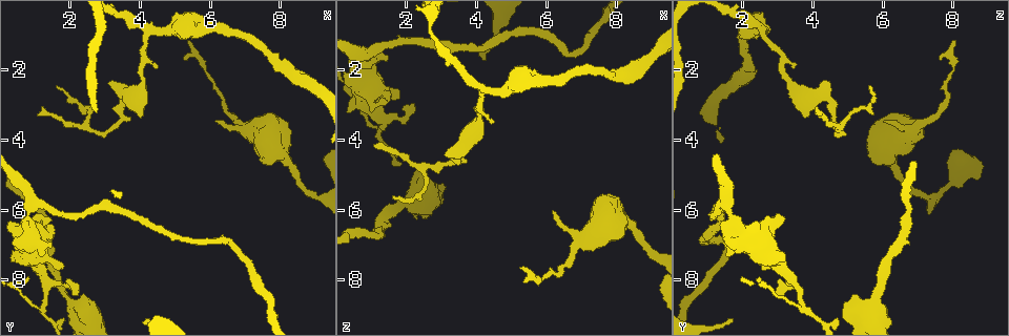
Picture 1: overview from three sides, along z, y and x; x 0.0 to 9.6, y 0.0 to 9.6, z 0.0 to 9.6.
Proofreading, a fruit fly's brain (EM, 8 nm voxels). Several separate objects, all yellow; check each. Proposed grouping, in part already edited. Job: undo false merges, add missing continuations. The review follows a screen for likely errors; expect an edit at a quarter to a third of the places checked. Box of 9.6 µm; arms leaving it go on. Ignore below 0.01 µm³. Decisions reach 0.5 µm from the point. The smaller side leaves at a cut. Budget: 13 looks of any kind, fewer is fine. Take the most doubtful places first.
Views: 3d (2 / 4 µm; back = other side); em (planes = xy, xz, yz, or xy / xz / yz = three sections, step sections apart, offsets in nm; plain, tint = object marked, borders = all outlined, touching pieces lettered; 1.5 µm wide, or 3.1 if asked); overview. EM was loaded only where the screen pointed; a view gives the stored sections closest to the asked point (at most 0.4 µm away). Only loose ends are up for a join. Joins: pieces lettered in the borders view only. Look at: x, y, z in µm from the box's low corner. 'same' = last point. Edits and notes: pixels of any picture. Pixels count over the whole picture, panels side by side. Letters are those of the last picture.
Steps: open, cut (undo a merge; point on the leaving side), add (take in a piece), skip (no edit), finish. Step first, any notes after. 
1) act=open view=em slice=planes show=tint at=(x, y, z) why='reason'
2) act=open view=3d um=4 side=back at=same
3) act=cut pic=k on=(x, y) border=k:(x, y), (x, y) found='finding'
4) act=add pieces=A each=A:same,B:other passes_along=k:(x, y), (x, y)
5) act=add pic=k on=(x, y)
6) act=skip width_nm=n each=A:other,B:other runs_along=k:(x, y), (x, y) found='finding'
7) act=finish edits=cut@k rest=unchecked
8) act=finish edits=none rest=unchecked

act=open view=em slice=xy step=8 show=tint at=(6.15, 3.45, 6.00) why='an open end'

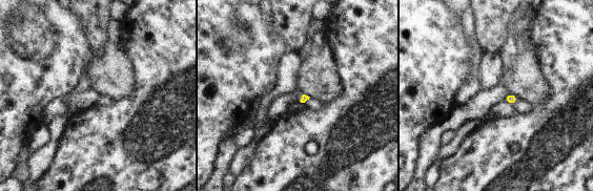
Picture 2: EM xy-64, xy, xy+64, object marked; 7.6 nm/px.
act=open view=em slice=planes show=borders at=same

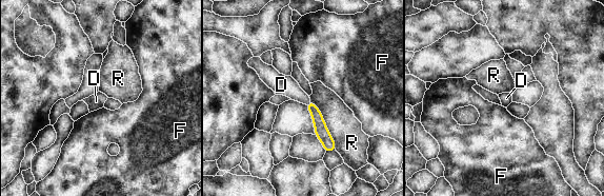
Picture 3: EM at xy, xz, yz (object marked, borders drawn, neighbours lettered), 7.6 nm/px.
act=add pieces=D each=D:same,F:other,R:other found='the neuron continues'

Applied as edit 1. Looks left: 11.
act=open view=3d um=2 at=(1.30, 8.80, 3.75) why='two arms in line, one across'

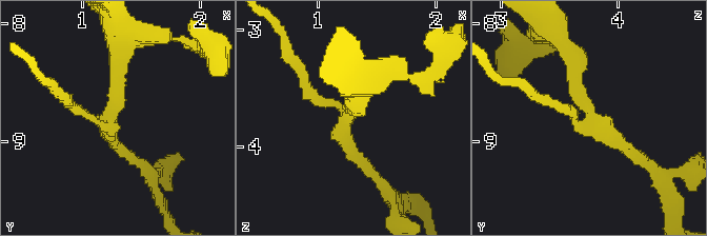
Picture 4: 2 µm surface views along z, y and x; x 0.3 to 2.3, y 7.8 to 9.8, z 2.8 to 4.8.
act=open view=em slice=planes show=borders at=(1.26, 8.78, 3.74) arms=3

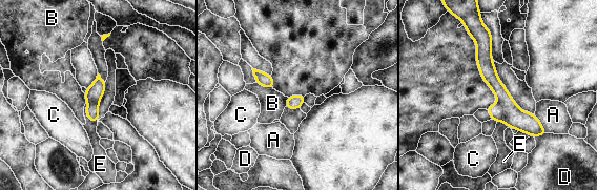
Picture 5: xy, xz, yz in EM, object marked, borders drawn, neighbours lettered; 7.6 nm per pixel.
act=skip each=A:other,B:other,C:other,D:other,E:other found='all the same neuron'

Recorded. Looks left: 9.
act=open view=3d um=4 at=(1.40, 7.10, 1.75) why='branch stops here'

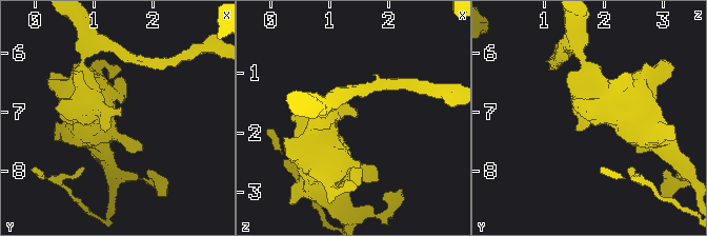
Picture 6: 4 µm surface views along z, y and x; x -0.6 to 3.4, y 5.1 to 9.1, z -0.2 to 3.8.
act=open view=em slice=planes show=tint at=(1.50, 7.10, 1.65)

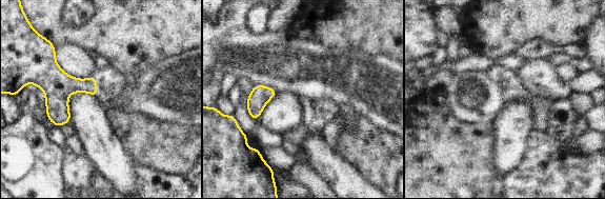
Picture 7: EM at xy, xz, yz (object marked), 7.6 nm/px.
act=open view=em slice=planes show=borders at=same why='see the neighbours'

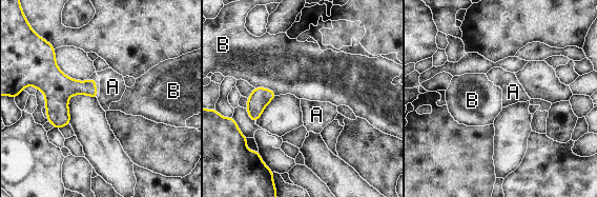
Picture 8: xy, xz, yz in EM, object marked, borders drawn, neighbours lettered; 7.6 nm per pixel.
act=add pieces=A longest_contact=B:190nm each=A:same,B:other found='it goes on there'

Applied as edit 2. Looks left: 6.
act=open view=em slice=yz step=4 show=borders at=(4.30, 0.85, 2.60) why='abrupt turn'

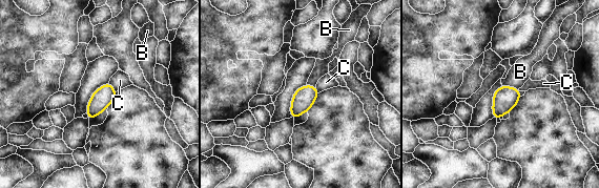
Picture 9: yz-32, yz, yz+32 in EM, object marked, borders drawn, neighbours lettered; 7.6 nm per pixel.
act=skip longest_contact=B:130nm each=B:other,C:other border=9:(109, 82), (116, 91) found='continuous, no second neuron'

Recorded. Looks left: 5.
act=open view=em slice=xz step=8 show=tint at=(6.60, 7.00, 1.60) why='sharp bend'

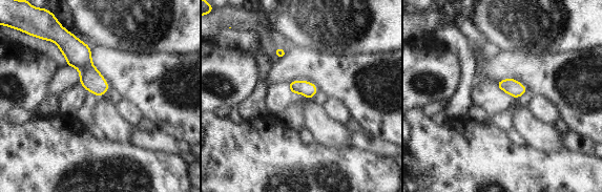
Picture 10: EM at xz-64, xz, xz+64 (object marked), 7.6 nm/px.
act=open view=em slice=xz step=8 show=borders at=same

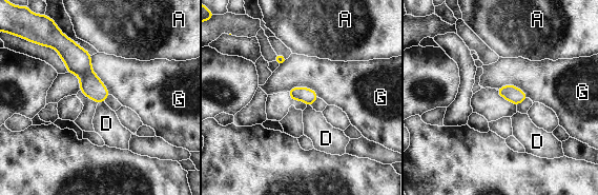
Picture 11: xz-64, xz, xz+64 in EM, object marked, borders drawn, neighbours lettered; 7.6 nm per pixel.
act=skip each=A:other,D:other,G:other border=11:(104, 101), (98, 103) found='one neuron here'

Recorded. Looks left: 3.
act=finish edits=add@3,add@8 rest=unchecked

